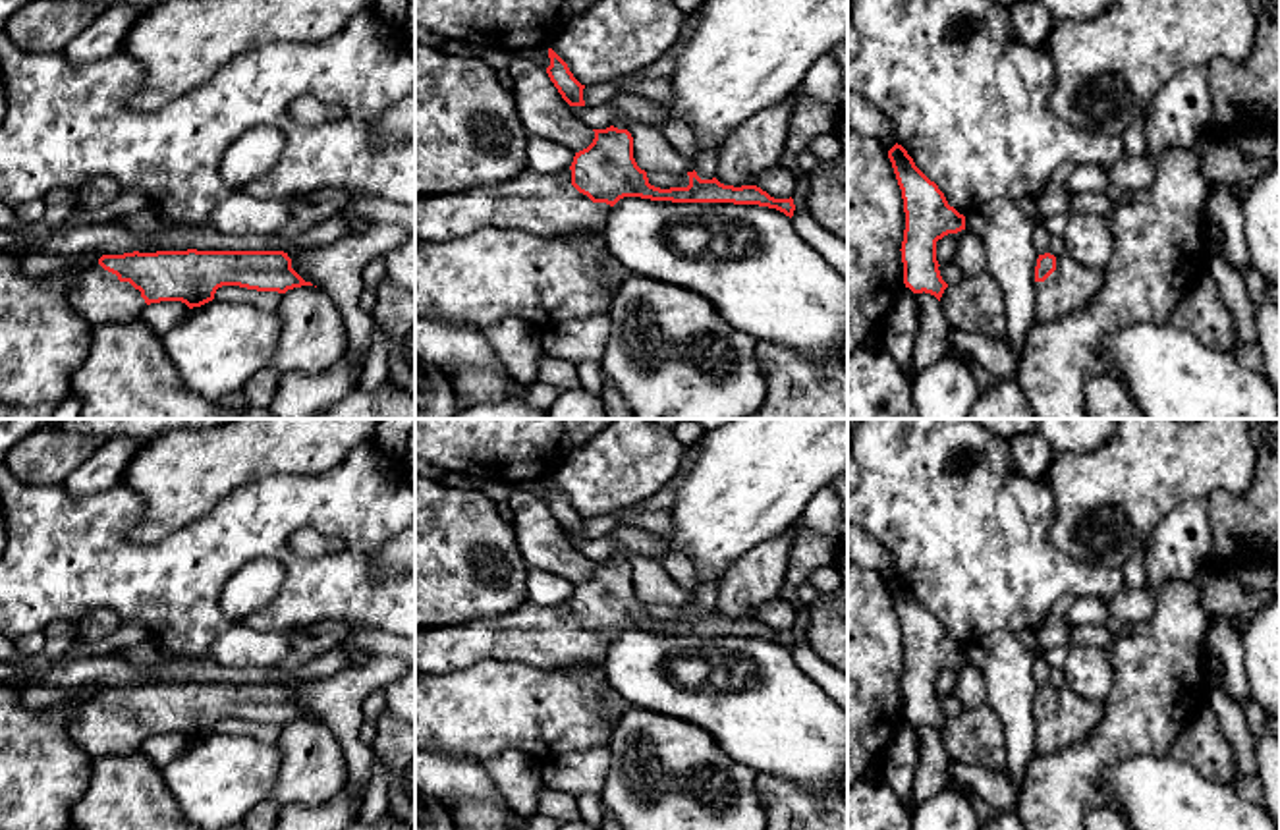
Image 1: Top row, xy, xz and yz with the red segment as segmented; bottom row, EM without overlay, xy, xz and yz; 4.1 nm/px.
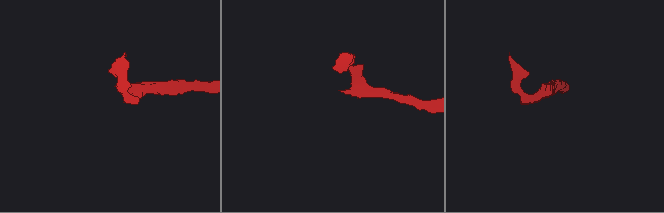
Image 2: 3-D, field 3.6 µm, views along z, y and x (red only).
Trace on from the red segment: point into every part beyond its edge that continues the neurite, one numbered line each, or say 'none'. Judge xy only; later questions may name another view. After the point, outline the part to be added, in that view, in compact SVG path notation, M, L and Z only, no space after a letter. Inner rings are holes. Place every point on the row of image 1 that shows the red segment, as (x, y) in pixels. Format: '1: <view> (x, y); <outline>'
1: xy (95, 294); M98 263L75 274L62 291L66 303L91 326L108 322L131 322L139 318L147 303L141 291Z

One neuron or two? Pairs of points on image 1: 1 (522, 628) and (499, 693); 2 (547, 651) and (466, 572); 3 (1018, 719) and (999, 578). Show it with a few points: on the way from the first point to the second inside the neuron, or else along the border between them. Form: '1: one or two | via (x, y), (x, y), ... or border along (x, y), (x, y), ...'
1: two | border along (466, 664), (485, 659), (508, 659), (555, 670)
2: two | border along (528, 599), (510, 610), (462, 622)
3: two | border along (1033, 628), (993, 630), (966, 649)

